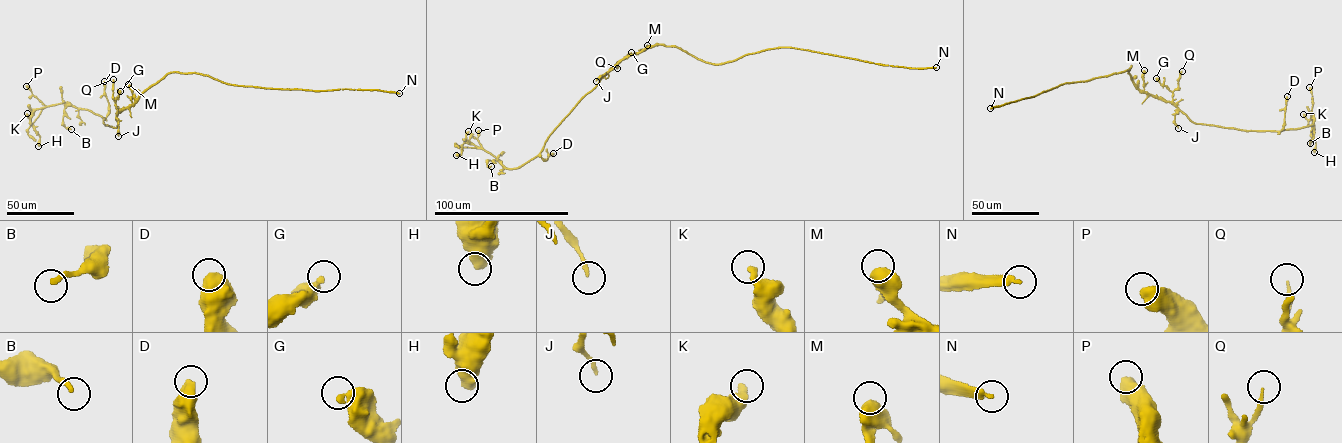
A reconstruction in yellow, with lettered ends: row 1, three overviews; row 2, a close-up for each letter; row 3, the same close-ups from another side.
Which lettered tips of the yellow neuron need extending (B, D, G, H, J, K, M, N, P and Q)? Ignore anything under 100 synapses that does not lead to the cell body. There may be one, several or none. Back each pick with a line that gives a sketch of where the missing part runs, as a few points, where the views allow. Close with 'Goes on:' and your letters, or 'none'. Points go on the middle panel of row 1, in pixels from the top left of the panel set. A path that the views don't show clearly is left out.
Goes on: N

